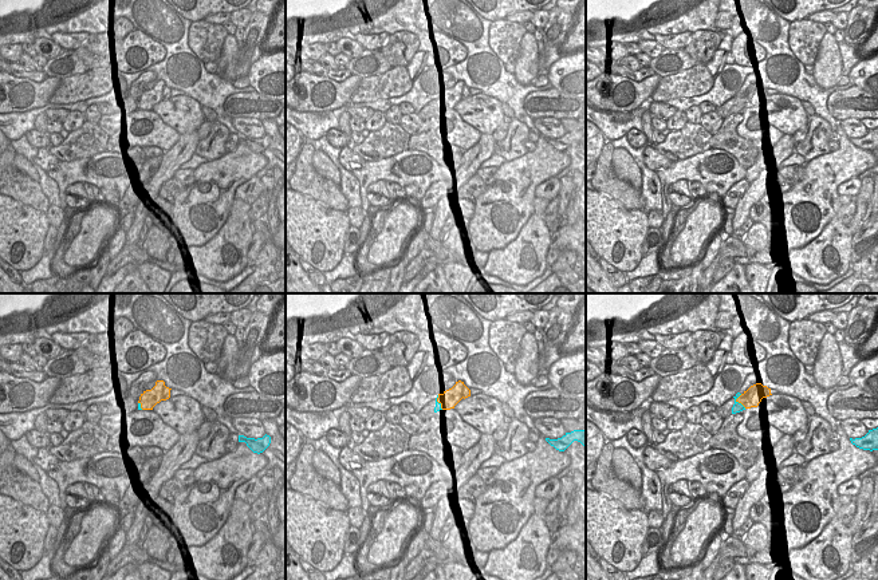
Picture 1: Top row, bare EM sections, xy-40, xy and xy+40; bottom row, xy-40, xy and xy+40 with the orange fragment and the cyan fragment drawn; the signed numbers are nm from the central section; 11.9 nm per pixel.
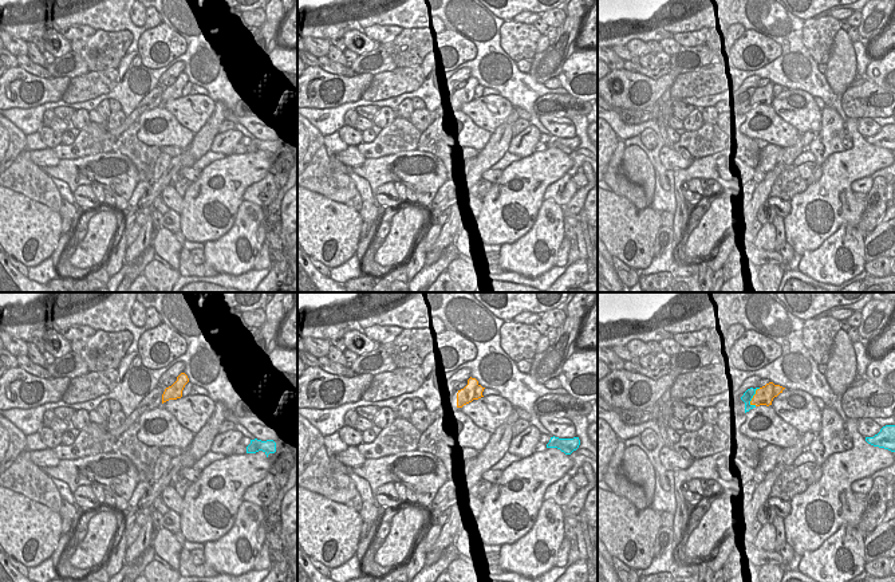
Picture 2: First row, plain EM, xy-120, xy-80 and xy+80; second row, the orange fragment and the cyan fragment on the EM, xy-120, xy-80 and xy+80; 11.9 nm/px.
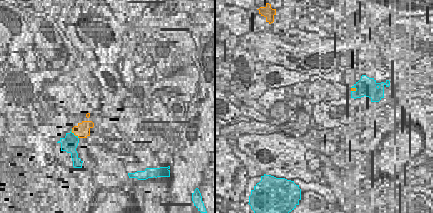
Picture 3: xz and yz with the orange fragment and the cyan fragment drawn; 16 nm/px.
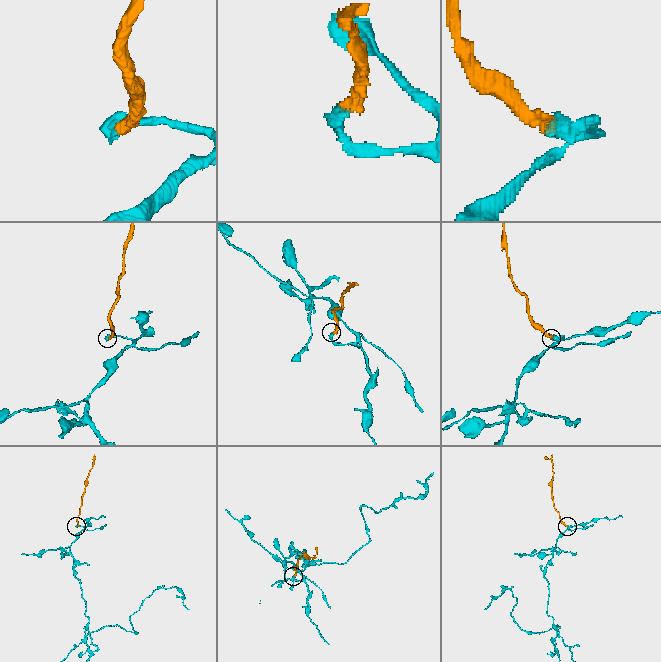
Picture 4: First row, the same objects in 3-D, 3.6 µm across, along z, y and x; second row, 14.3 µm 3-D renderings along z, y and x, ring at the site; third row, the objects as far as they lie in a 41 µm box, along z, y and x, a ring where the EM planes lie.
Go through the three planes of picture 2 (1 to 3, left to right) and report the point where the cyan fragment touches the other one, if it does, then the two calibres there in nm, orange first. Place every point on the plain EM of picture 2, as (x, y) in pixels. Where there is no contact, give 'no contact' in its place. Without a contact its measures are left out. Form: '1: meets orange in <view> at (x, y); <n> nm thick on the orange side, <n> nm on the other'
1: no contact
2: no contact
3: meets orange in xy+80 at (753, 95); 220 nm thick on the orange side, 120 nm on the other

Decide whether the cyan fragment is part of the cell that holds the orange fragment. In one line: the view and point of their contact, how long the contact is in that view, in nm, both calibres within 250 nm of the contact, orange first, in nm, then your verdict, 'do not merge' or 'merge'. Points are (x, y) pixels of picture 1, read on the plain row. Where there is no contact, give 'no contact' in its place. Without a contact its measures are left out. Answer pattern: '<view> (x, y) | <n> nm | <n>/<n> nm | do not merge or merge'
xy+40 (739, 102) | 190 nm | 220/120 nm | do not merge

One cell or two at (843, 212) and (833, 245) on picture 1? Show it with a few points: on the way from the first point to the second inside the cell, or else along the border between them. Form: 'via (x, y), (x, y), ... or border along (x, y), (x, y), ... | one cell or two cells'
border along (846, 225), (834, 217), (815, 239) | two cells

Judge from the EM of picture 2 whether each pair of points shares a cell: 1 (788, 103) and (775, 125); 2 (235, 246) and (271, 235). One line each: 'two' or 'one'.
1: two
2: two

